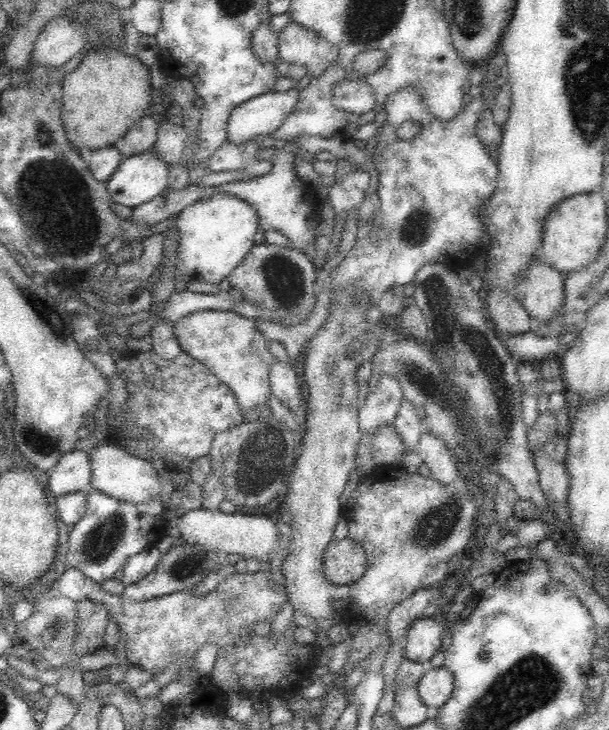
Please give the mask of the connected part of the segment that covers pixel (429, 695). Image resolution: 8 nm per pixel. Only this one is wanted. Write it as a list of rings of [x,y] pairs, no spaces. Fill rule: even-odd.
[[[443,666],[428,667],[415,686],[420,700],[428,707],[440,708],[450,698],[454,677]]]

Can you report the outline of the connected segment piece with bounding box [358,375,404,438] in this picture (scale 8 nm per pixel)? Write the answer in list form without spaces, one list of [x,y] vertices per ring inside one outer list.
[[[382,375],[359,410],[360,432],[371,436],[380,425],[392,425],[404,400],[402,387],[393,376]]]

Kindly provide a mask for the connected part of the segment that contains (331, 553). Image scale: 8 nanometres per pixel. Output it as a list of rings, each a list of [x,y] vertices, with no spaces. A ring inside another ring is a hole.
[[[350,538],[333,539],[323,554],[325,577],[337,586],[357,581],[368,565],[363,547]]]

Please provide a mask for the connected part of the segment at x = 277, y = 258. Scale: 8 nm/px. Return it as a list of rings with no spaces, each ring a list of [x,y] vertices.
[[[262,243],[253,245],[246,258],[228,276],[232,288],[242,291],[243,298],[256,308],[273,316],[273,320],[286,326],[304,322],[315,307],[314,284],[317,268],[313,258],[294,246],[281,247],[276,244]]]

